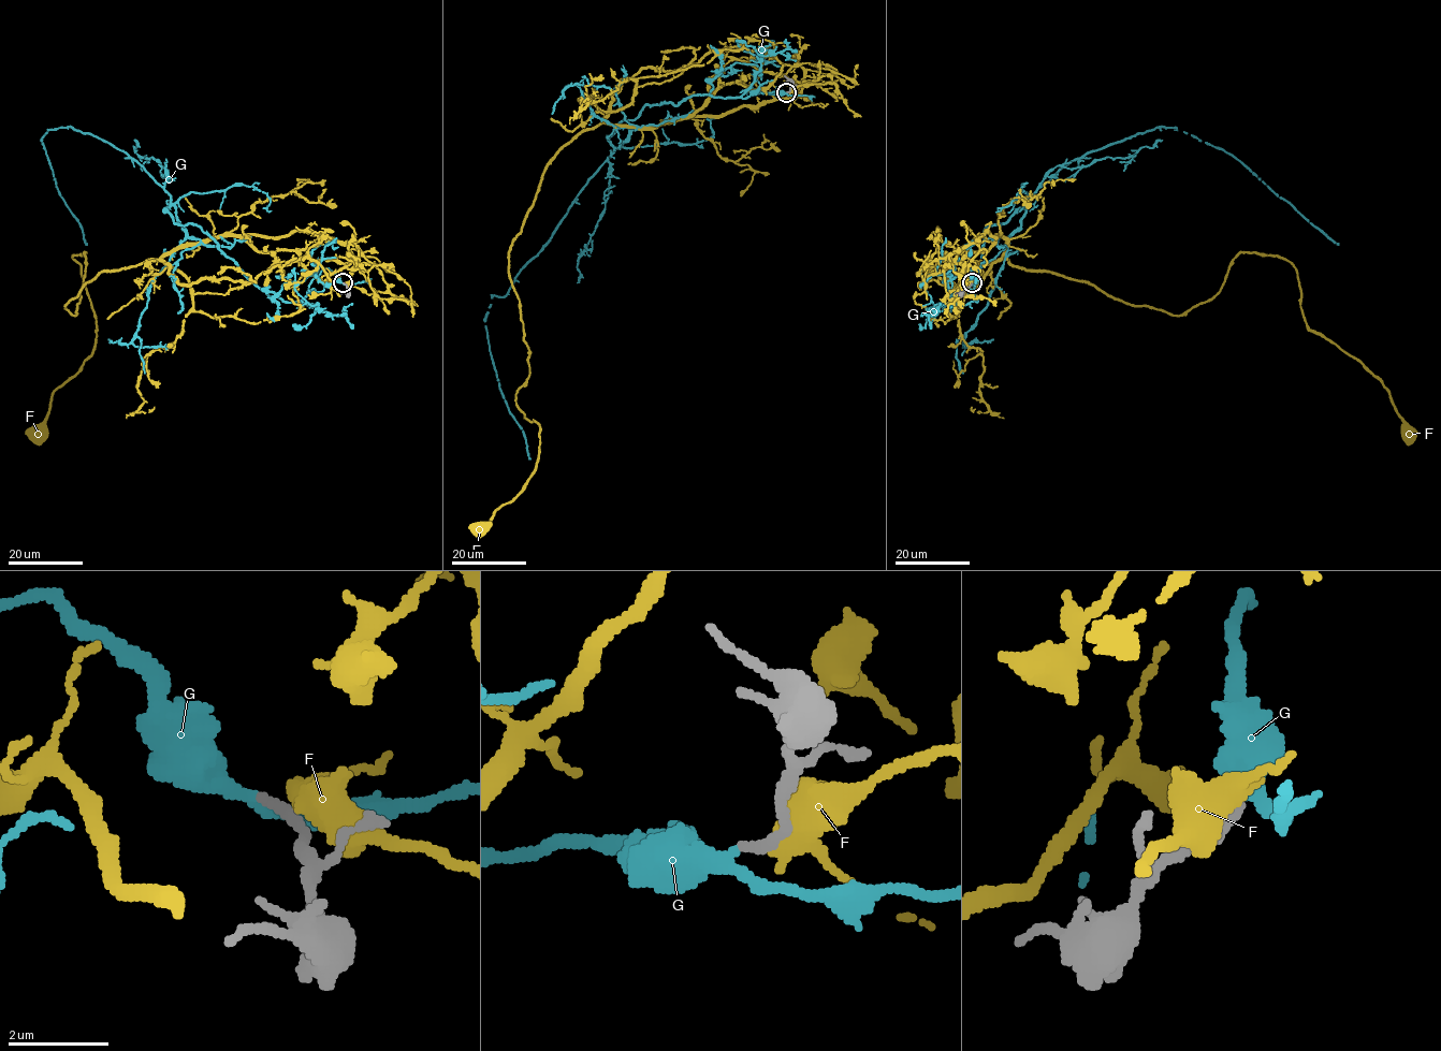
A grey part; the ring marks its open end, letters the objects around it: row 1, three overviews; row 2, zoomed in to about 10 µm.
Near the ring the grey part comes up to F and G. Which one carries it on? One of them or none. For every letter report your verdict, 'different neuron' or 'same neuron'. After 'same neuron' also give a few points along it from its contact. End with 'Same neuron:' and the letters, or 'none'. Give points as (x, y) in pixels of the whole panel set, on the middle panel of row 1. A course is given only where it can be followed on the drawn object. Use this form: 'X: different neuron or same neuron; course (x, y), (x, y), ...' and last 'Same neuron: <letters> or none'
F: different neuron
G: same neuron; course (787, 92), (693, 95), (623, 120), (550, 241), (492, 296), (489, 350), (530, 458)
Same neuron: G

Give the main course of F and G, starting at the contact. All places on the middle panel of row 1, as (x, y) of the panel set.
F: (789, 91), (831, 82), (730, 60), (690, 115), (598, 123), (547, 166), (508, 274), (539, 458), (482, 527)
G: (787, 92), (693, 95), (623, 120), (550, 241), (492, 296), (489, 350), (530, 458)

